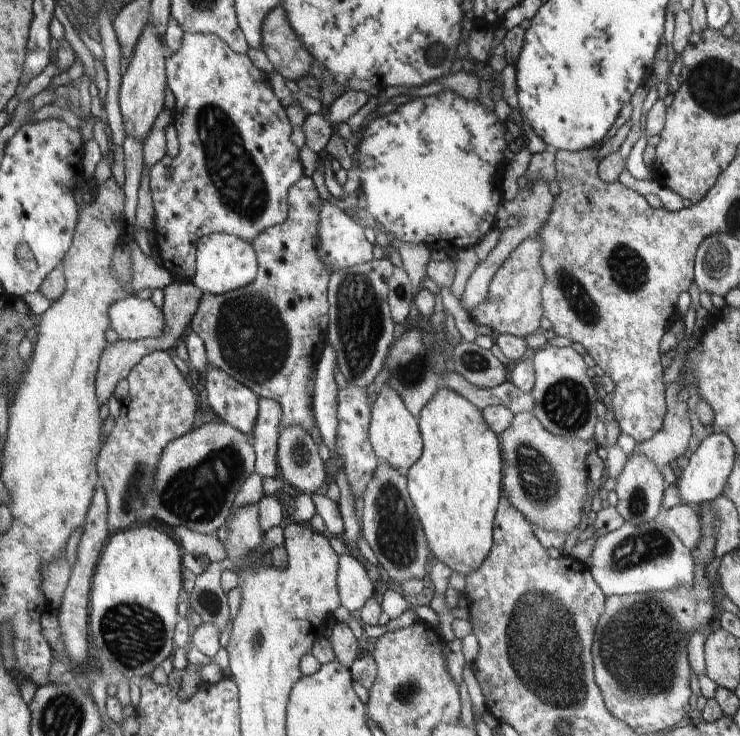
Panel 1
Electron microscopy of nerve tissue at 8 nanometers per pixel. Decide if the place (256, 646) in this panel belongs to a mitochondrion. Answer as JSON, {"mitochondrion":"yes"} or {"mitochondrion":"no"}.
{"mitochondrion":"yes"}

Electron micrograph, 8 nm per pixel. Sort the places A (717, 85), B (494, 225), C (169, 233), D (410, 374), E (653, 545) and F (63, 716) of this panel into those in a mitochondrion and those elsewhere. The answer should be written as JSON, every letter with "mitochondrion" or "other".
{"A":"mitochondrion","B":"other","C":"other","D":"mitochondrion","E":"mitochondrion","F":"mitochondrion"}

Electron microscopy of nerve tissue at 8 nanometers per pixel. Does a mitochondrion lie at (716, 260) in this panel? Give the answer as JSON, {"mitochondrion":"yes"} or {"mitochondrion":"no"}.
{"mitochondrion":"yes"}

